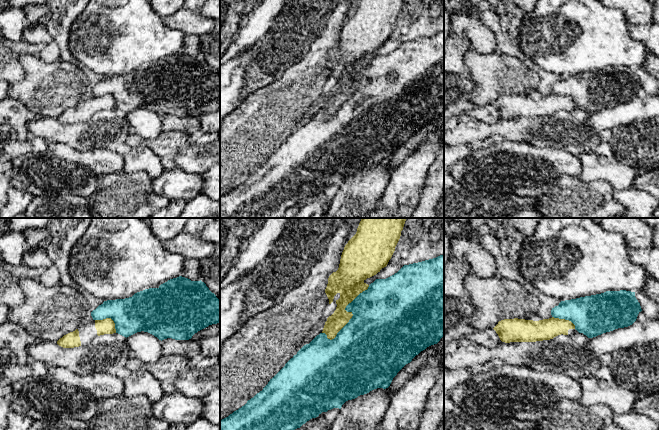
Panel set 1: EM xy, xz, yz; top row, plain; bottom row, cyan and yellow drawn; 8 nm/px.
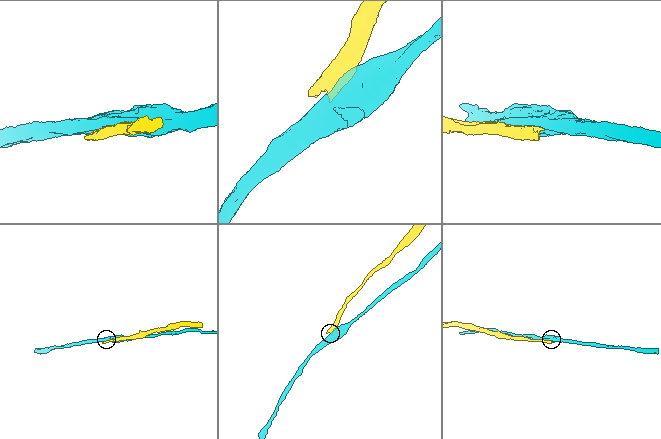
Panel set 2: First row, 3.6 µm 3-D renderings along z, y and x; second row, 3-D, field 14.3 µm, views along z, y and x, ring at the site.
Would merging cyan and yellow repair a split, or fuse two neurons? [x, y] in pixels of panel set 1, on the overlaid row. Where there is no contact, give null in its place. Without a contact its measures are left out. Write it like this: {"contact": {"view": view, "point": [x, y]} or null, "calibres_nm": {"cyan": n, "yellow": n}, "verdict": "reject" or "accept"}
{"contact": {"view": "xz", "point": [350, 311]}, "calibres_nm": {"cyan": 440, "yellow": 240}, "verdict": "reject"}

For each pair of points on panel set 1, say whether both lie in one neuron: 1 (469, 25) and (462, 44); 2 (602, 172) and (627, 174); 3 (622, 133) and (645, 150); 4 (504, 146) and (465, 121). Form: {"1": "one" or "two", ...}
{"1": "two", "2": "one", "3": "one", "4": "two"}

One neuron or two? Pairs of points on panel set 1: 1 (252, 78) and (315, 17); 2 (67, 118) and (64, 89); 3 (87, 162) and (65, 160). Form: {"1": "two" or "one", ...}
{"1": "one", "2": "two", "3": "one"}

